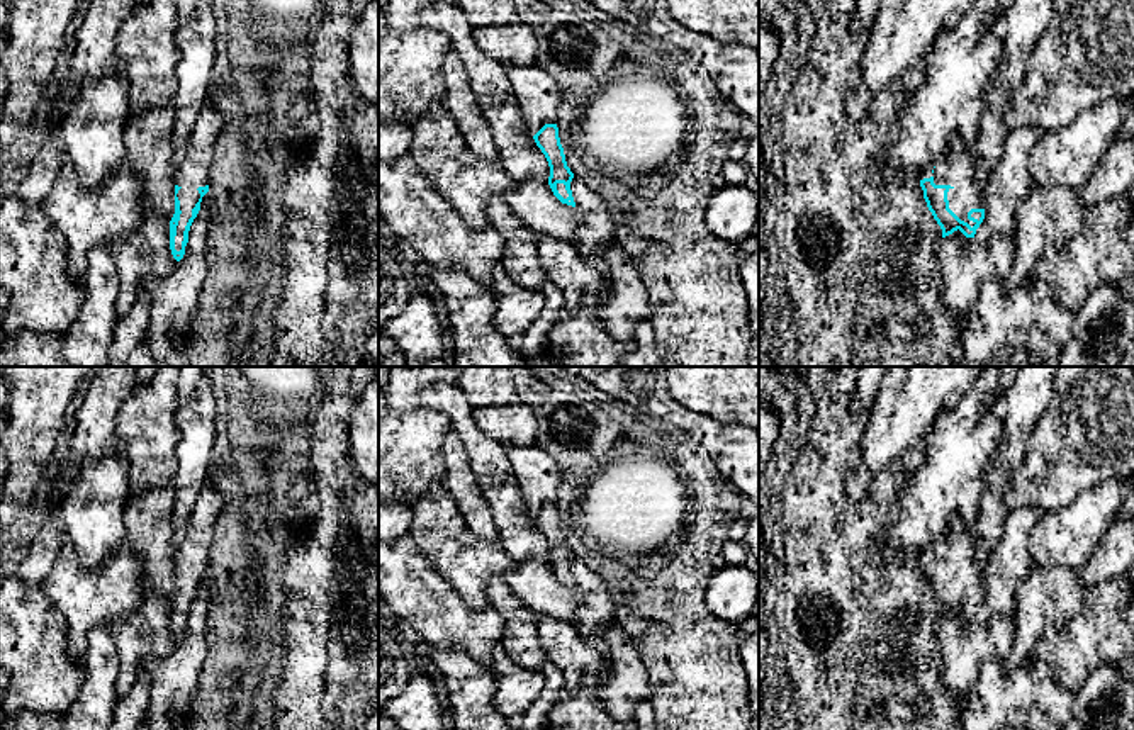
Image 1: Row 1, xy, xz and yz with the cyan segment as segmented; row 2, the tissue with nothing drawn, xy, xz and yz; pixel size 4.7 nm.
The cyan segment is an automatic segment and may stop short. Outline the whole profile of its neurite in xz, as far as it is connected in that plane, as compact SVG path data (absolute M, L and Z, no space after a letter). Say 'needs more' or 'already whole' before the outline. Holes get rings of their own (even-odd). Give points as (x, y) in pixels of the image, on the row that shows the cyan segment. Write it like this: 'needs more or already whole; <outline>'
needs more; M545 124L533 136L533 139L548 161L548 166L550 166L548 185L550 185L553 195L562 204L575 207L572 190L570 190L570 182L574 178L574 173L567 166L564 148L560 144L560 138L559 138L557 124Z

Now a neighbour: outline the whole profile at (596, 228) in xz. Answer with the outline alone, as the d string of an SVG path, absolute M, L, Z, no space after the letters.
M577 177L572 178L570 190L575 209L581 214L581 226L572 244L586 258L594 255L604 256L608 246L615 241L615 222L609 212L609 202Z

